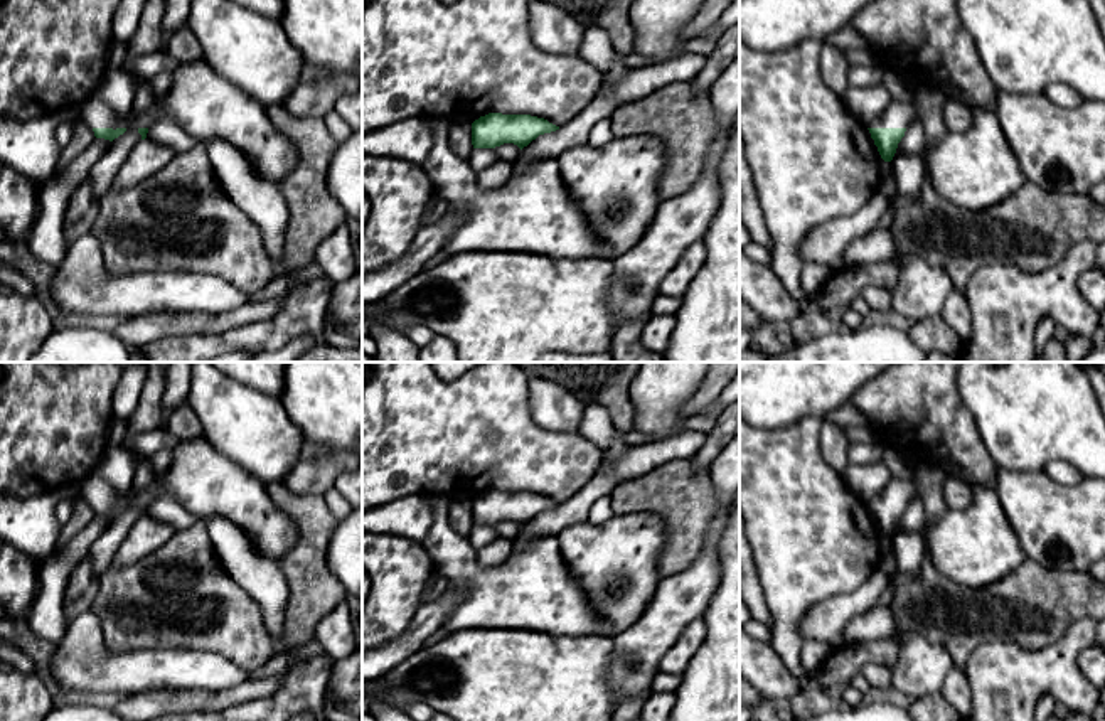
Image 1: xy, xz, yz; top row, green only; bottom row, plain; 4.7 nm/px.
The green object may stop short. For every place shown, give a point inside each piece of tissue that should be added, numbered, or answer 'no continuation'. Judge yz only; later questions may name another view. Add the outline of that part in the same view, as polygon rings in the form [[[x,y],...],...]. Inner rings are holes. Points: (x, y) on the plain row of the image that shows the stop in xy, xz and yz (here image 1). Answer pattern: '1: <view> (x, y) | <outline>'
1: yz (898, 491) | [[[891,478],[888,485],[867,505],[908,505],[916,494],[913,478]]]

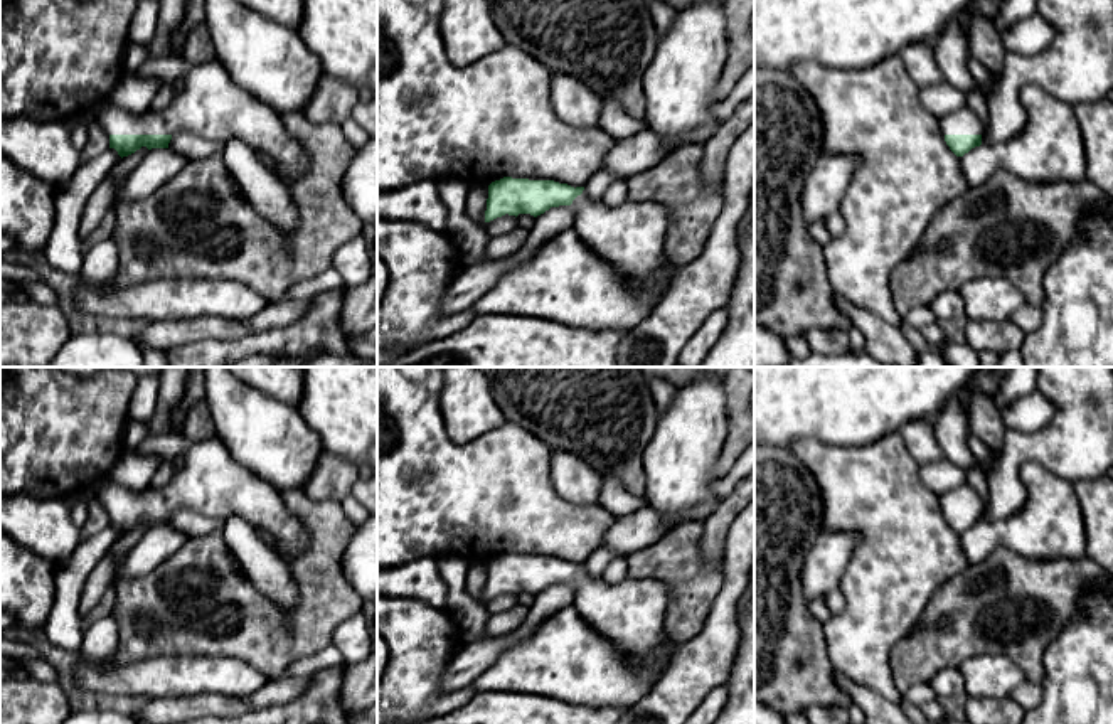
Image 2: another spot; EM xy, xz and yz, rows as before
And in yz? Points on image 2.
1: yz (962, 499) | [[[963,483],[940,497],[941,512],[982,512],[983,503],[978,492]]]

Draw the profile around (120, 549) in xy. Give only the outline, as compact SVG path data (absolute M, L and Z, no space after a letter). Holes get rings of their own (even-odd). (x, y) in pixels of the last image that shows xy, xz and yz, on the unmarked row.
M141 524L135 530L120 535L116 539L116 542L111 546L109 554L111 554L113 562L114 562L114 579L116 579L116 572L121 567L123 561L126 559L130 551L140 542L140 539L146 529L148 529L148 525Z

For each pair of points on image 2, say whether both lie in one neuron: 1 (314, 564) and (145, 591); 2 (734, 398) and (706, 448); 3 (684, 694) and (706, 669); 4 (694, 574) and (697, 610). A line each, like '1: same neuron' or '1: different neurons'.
1: same neuron
2: different neurons
3: same neuron
4: same neuron

